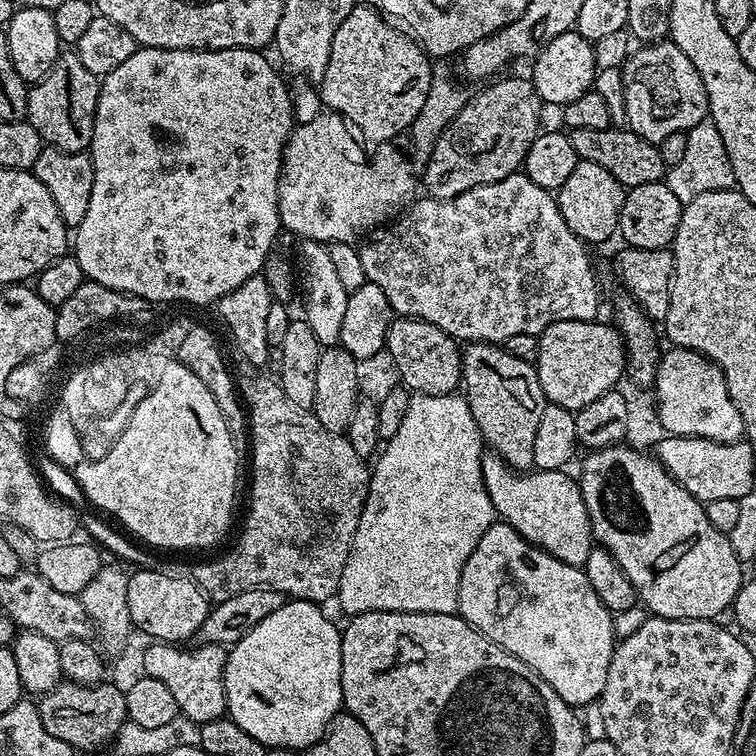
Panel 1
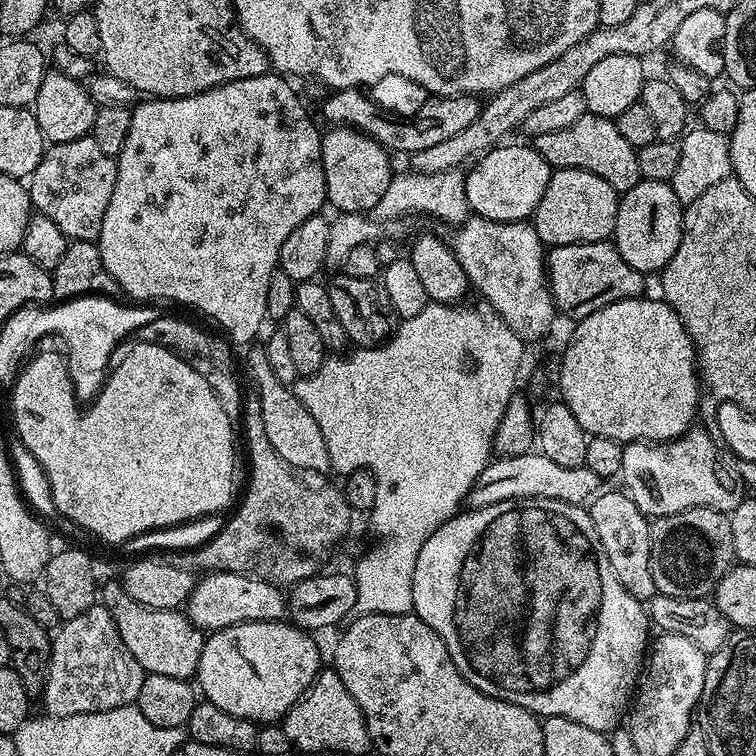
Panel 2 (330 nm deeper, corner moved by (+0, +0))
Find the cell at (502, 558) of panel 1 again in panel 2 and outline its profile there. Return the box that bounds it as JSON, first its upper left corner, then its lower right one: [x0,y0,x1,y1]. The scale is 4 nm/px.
[412,498,650,734]

